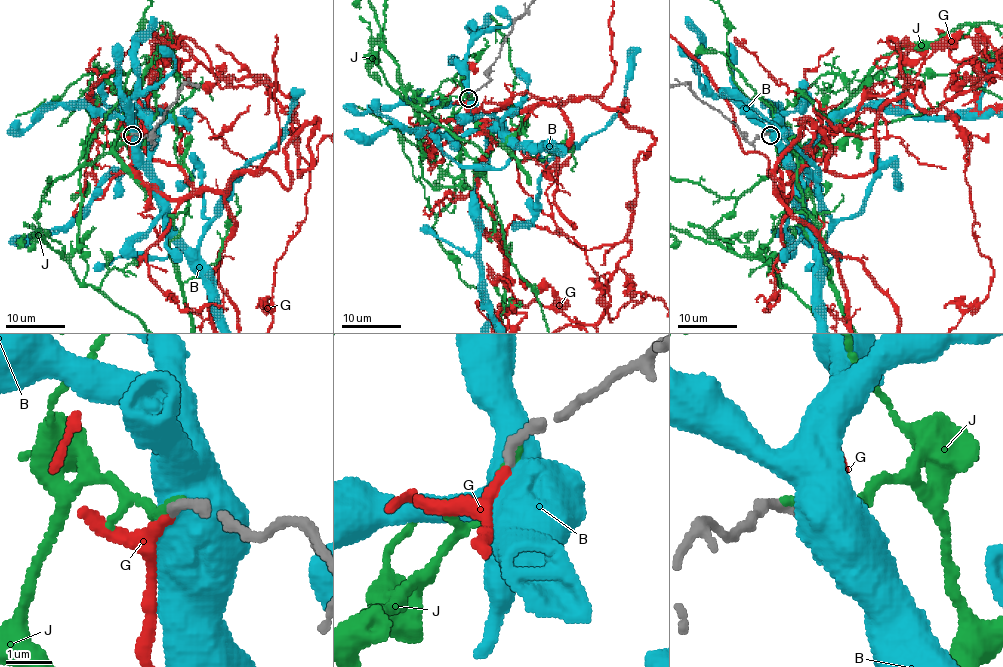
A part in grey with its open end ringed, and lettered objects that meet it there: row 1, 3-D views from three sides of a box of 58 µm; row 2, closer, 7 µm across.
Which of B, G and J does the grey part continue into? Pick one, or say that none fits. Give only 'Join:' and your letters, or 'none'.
Join: G

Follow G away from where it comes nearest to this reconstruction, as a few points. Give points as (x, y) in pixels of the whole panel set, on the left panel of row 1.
G: (133, 135), (142, 179), (170, 198), (218, 191), (235, 225), (211, 328)

